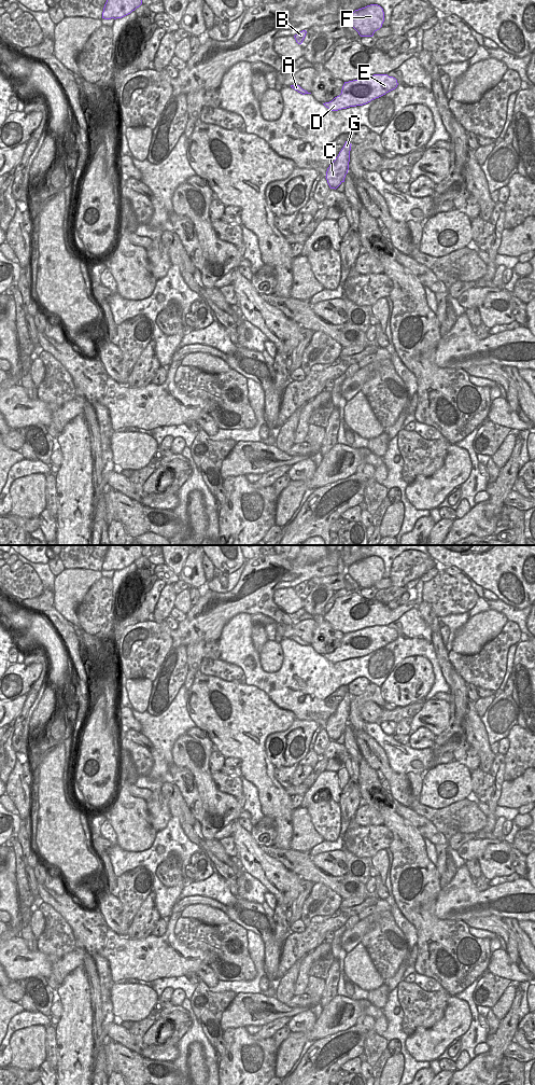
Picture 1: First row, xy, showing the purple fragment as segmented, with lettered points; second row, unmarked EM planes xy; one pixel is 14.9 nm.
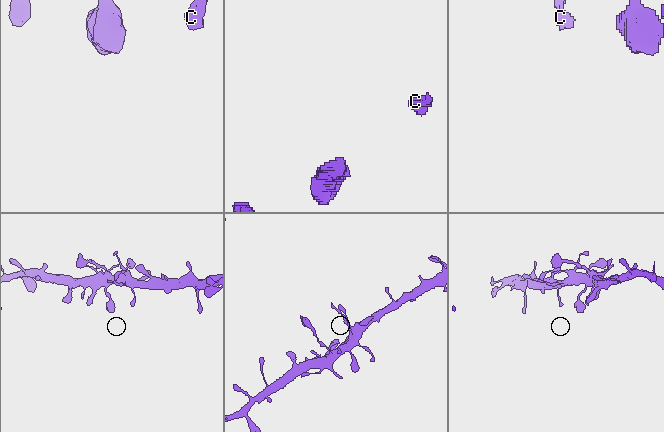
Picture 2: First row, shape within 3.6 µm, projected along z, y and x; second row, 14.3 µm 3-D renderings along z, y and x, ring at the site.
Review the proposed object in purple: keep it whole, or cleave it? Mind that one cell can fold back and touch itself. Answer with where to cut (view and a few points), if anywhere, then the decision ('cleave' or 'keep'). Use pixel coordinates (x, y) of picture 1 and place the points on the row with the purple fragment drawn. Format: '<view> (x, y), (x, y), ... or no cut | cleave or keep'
no cut | keep

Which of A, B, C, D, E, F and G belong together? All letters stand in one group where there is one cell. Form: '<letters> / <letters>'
A B C D E F G

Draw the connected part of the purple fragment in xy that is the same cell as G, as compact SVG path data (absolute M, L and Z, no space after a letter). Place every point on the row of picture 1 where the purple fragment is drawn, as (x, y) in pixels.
M349 140L346 141L336 159L327 168L325 178L330 189L336 190L344 182L346 175L349 170L351 145Z

